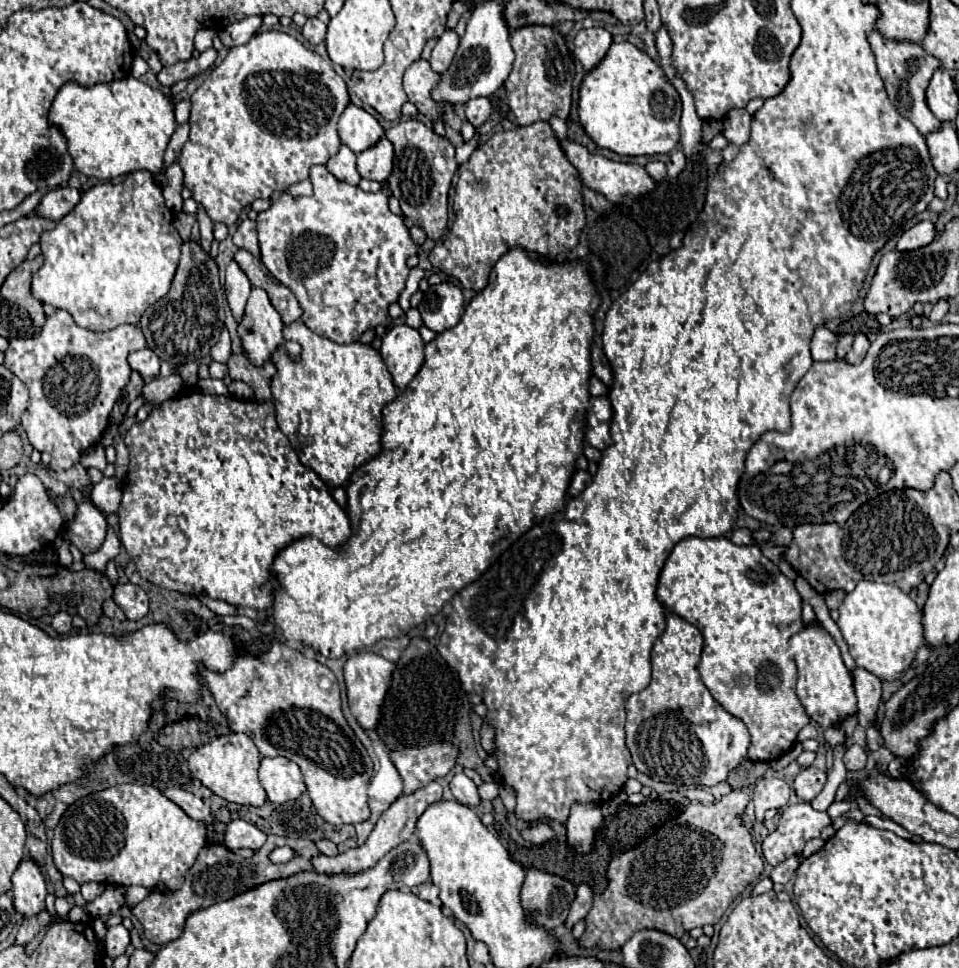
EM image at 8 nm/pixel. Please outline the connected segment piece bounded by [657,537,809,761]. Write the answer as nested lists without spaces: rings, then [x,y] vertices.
[[[687,537],[679,541],[669,555],[659,577],[657,597],[667,609],[677,613],[703,633],[705,647],[699,663],[701,681],[711,691],[713,699],[723,705],[723,709],[727,709],[747,725],[751,733],[749,759],[773,761],[789,751],[797,741],[797,733],[809,723],[809,717],[795,695],[797,667],[787,653],[789,637],[803,629],[801,597],[793,581],[787,579],[777,569],[777,565],[761,553],[757,545],[739,547],[725,537]]]

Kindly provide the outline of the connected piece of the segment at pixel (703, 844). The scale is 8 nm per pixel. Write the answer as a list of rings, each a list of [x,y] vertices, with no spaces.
[[[733,789],[721,801],[711,805],[681,805],[679,813],[671,821],[663,823],[643,843],[611,859],[607,867],[609,885],[601,895],[593,899],[593,907],[587,915],[587,929],[581,935],[581,943],[587,947],[595,943],[605,949],[619,949],[633,933],[645,927],[661,929],[673,937],[681,937],[693,927],[703,927],[707,923],[715,925],[729,909],[733,899],[739,897],[743,889],[763,873],[761,855],[757,853],[751,833],[741,819],[741,813],[745,811],[747,803],[749,795],[741,789]]]

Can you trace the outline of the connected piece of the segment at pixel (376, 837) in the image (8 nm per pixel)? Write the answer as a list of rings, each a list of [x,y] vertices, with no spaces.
[[[433,781],[421,789],[417,789],[415,793],[411,795],[401,795],[383,815],[381,819],[377,821],[373,833],[369,835],[369,839],[365,841],[365,845],[357,847],[357,849],[349,849],[347,853],[339,853],[337,857],[327,857],[327,855],[319,855],[319,857],[313,857],[313,865],[315,865],[315,871],[321,871],[321,873],[327,873],[327,875],[339,875],[339,873],[347,873],[347,875],[355,875],[355,873],[361,873],[361,871],[367,871],[371,867],[375,867],[375,863],[385,855],[389,853],[393,847],[401,845],[405,839],[411,839],[413,833],[415,833],[415,825],[417,825],[417,819],[423,815],[423,811],[431,805],[431,803],[437,803],[441,799],[441,793],[443,793],[443,787]]]

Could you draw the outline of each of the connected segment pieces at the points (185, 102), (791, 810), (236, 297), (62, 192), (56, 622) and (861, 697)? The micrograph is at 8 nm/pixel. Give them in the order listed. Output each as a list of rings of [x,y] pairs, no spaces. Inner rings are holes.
[[[181,99],[175,103],[175,117],[179,117],[179,123],[185,123],[189,119],[189,109],[191,109],[191,101],[189,99]]]
[[[809,803],[789,805],[779,819],[779,827],[763,841],[763,857],[771,865],[779,865],[787,857],[801,853],[805,843],[819,837],[821,829],[831,825],[827,813],[815,811]]]
[[[231,261],[227,265],[227,277],[225,277],[225,293],[227,293],[227,303],[231,307],[231,313],[235,317],[235,321],[239,323],[239,319],[243,319],[243,311],[245,311],[245,303],[251,291],[251,283],[245,277],[245,273],[237,267],[235,261]]]
[[[59,187],[47,191],[37,205],[37,215],[51,221],[59,221],[79,203],[79,197],[81,197],[79,191],[73,187]]]
[[[59,611],[53,615],[53,623],[51,627],[59,633],[59,635],[67,635],[71,631],[71,615],[65,611]]]
[[[855,667],[851,671],[853,679],[855,679],[855,693],[857,693],[857,705],[859,705],[859,725],[869,725],[869,721],[875,717],[877,707],[879,707],[879,699],[881,699],[881,681],[871,675],[869,671],[865,671],[863,667]]]

